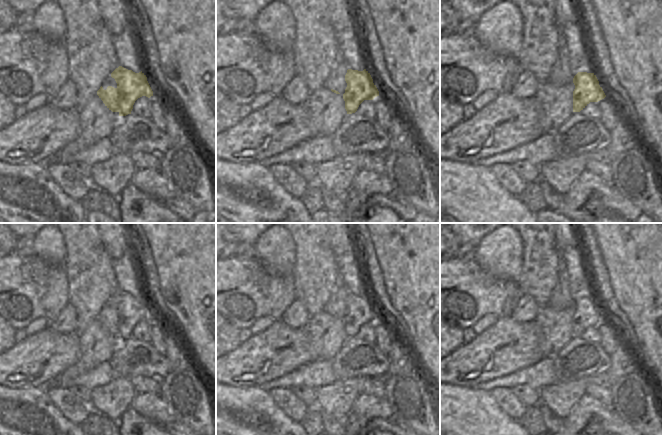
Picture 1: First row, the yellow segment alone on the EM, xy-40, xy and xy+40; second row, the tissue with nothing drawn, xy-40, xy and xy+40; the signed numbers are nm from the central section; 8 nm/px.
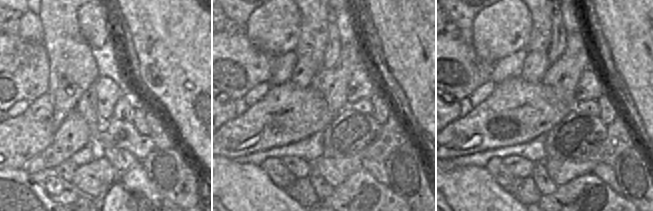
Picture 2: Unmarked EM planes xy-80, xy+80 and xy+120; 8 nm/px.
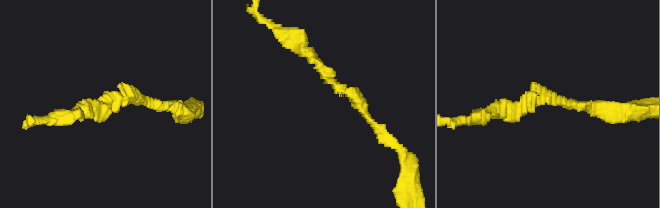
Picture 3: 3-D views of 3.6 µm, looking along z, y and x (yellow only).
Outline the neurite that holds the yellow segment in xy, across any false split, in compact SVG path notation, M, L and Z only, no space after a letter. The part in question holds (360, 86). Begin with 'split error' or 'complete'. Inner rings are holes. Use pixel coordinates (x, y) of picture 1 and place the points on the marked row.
complete; M348 69L345 81L347 87L343 99L347 114L355 113L364 100L373 100L379 96L379 91L366 69L363 71Z

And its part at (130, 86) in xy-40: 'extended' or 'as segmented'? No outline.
as segmented

